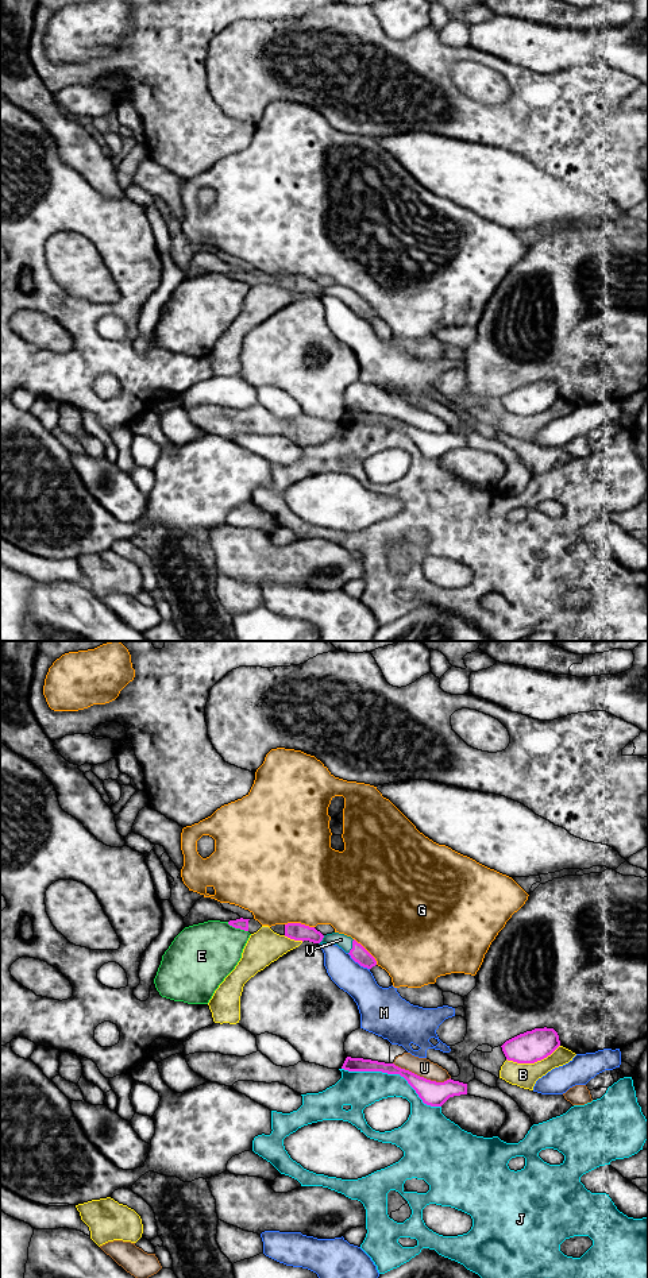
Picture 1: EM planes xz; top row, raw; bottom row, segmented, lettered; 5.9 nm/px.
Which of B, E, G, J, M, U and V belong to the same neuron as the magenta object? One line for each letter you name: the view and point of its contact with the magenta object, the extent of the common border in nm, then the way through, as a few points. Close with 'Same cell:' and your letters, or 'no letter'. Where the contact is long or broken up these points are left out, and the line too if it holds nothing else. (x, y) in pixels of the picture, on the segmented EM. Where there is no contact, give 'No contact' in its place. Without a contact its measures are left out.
V: Touches magenta at xz (353, 946). Shared border 90 nm. Path across: xz (358, 953), (353, 946), (340, 939)
Same cell: V

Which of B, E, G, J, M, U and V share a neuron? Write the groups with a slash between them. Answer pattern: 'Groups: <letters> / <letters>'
Groups: B / E / G / J / M / U / V

